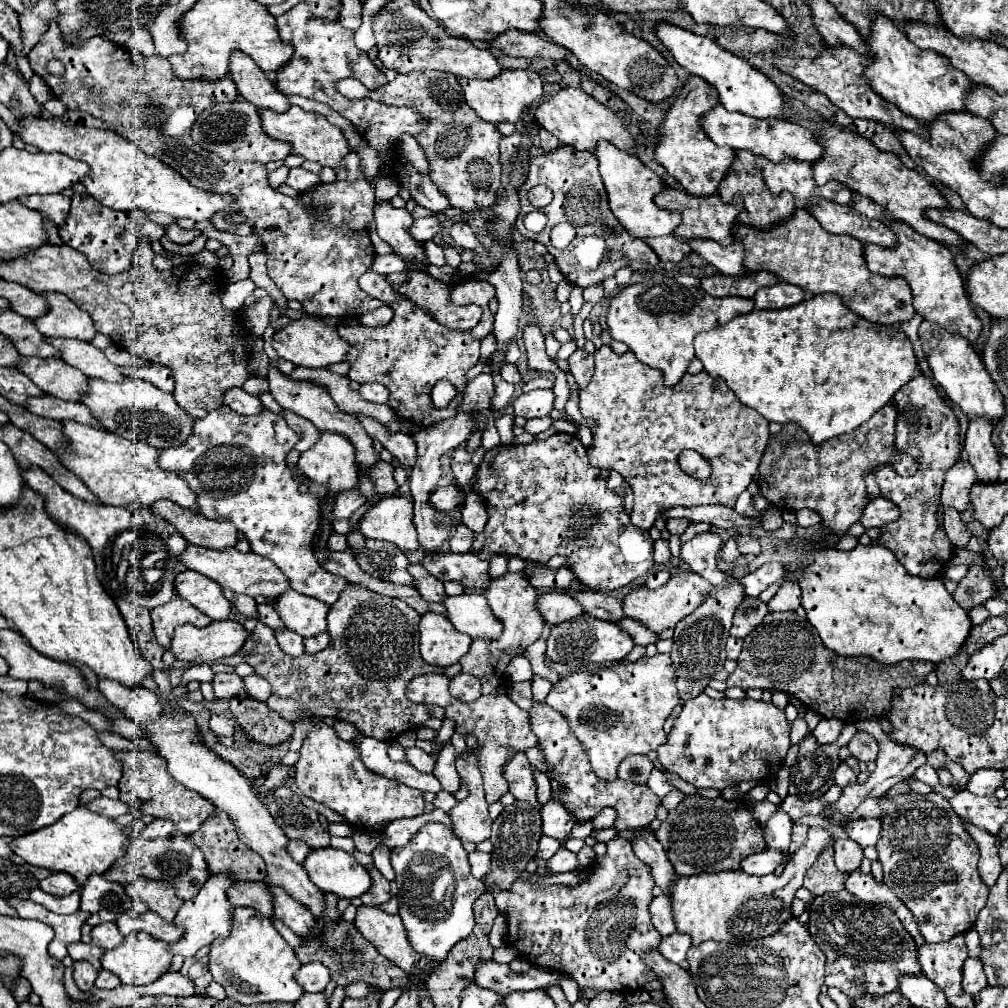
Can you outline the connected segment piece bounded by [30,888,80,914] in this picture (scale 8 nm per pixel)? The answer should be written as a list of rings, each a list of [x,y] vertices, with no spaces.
[[[36,888],[36,890],[32,890],[30,898],[34,902],[40,902],[42,906],[46,906],[48,910],[54,910],[56,914],[74,914],[76,910],[80,910],[80,892],[78,890],[64,898],[52,898],[50,894],[44,894],[40,888]]]

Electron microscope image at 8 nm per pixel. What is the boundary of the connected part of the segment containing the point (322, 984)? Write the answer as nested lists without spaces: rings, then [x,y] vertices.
[[[310,962],[296,972],[296,980],[306,992],[322,992],[330,982],[330,970],[320,962]]]

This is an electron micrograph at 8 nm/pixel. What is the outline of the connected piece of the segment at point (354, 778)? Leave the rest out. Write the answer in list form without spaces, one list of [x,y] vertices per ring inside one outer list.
[[[324,724],[312,732],[300,748],[300,760],[296,762],[296,786],[304,796],[328,806],[354,828],[366,828],[382,834],[386,826],[398,818],[412,818],[424,812],[424,792],[406,786],[396,778],[380,776],[366,768],[360,760],[360,750],[354,742],[344,742],[336,736],[334,728]]]

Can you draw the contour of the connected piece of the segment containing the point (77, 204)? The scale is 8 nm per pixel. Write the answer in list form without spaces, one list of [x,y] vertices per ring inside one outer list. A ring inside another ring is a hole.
[[[72,196],[72,208],[66,218],[66,222],[60,226],[62,240],[72,246],[78,252],[84,252],[88,256],[88,262],[104,274],[118,274],[130,268],[132,264],[132,248],[138,244],[142,236],[146,238],[160,238],[164,234],[164,226],[158,226],[146,218],[146,214],[140,214],[140,210],[130,212],[118,212],[112,208],[102,206],[92,196]]]

